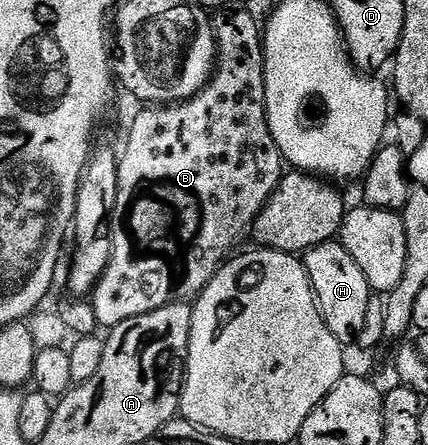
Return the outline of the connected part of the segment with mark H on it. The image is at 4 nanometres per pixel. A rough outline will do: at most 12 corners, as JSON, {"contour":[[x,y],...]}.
{"contour":[[339,241],[302,262],[326,329],[355,344],[374,294]]}

